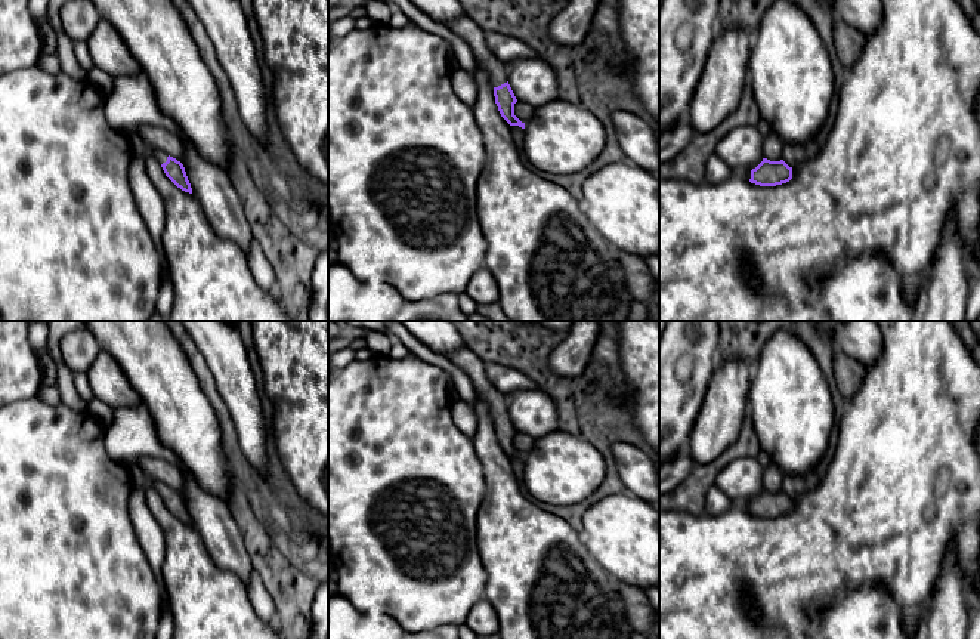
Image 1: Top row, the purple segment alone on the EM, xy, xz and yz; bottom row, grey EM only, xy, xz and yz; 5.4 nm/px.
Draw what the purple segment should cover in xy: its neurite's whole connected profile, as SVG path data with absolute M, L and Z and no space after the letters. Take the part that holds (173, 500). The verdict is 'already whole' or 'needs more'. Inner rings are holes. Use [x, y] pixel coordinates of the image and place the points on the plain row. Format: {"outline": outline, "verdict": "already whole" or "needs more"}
{"outline": "M152 481L151 485L161 496L166 507L182 522L192 525L191 515L188 512L185 498L176 490L167 487L164 482Z", "verdict": "needs more"}

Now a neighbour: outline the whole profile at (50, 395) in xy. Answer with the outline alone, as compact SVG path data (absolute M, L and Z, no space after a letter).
M41 385L41 388L40 388L37 396L38 396L43 402L46 402L46 404L49 404L49 405L59 405L59 404L62 404L62 402L61 402L61 393L59 393L59 390L58 390L56 386L44 386L44 385Z

